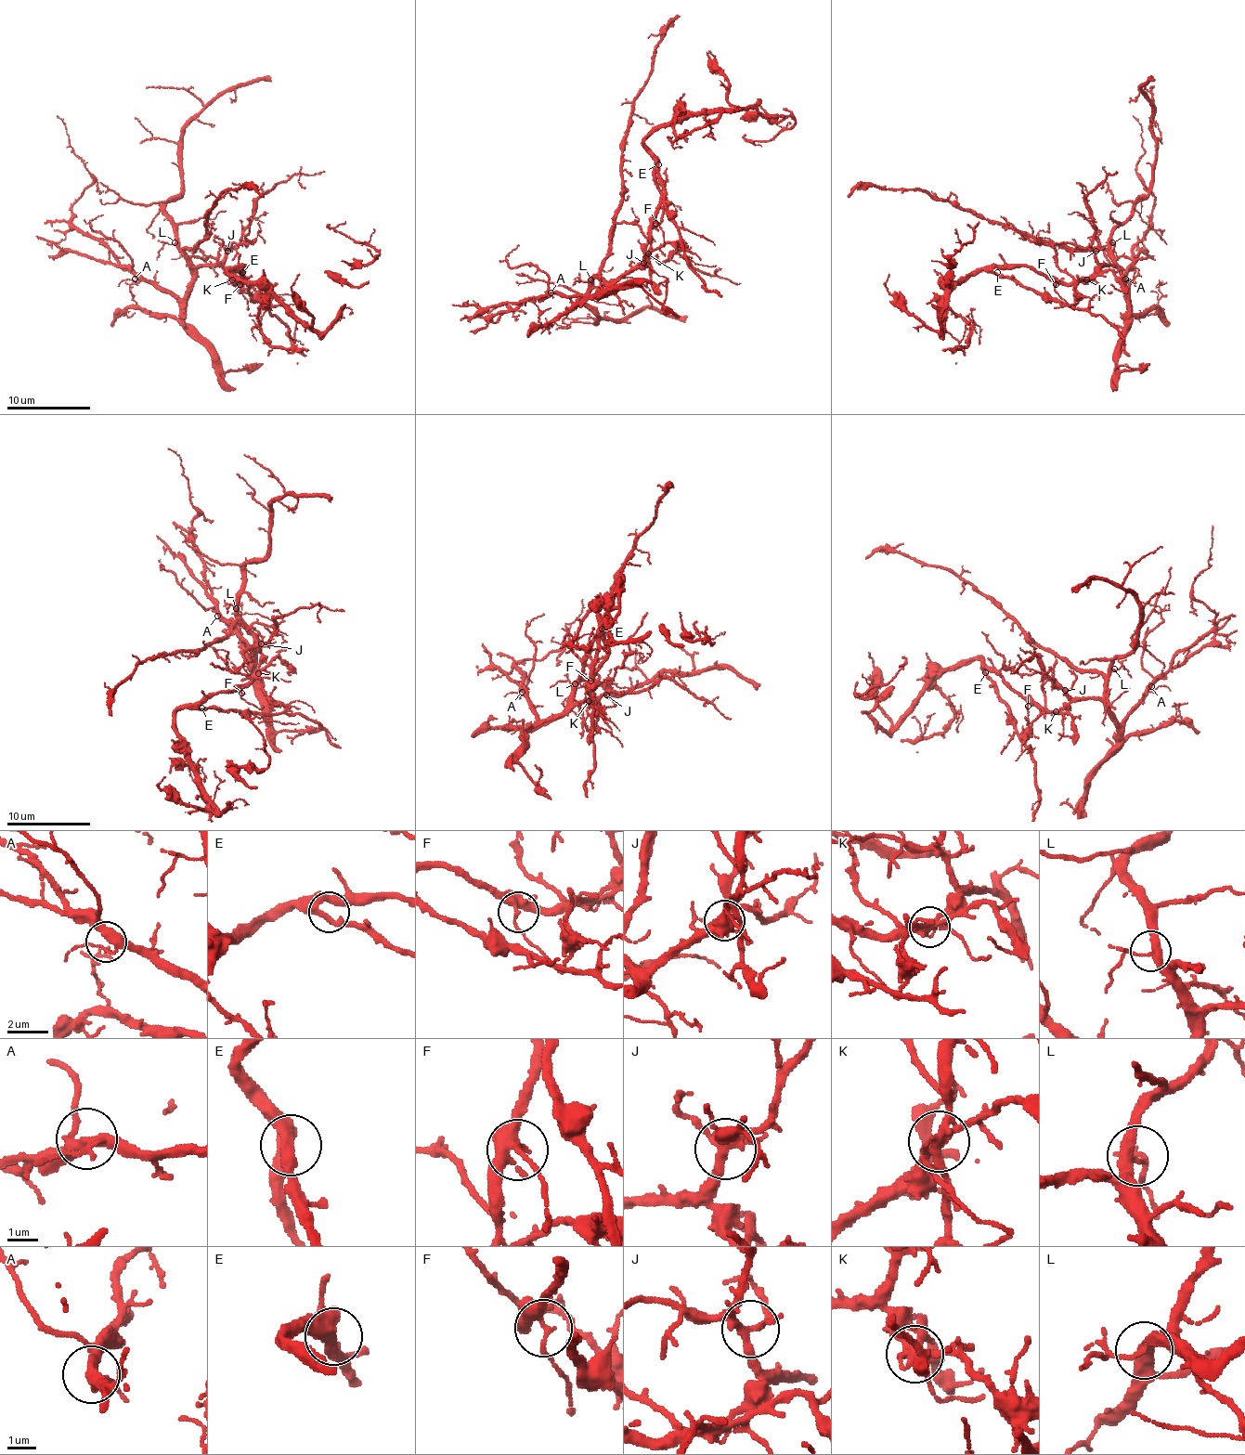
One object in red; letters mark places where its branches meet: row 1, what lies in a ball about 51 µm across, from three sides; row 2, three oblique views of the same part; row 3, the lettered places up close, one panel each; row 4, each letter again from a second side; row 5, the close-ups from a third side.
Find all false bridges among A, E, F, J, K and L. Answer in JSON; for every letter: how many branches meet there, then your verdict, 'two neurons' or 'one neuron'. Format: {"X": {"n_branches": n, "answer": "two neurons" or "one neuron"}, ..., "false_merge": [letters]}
{"A": {"n_branches": 4, "answer": "one neuron"}, "E": {"n_branches": 2, "answer": "one neuron"}, "F": {"n_branches": 4, "answer": "one neuron"}, "J": {"n_branches": 5, "answer": "one neuron"}, "K": {"n_branches": 5, "answer": "two neurons"}, "L": {"n_branches": 3, "answer": "one neuron"}, "false_merge": ["K"]}

